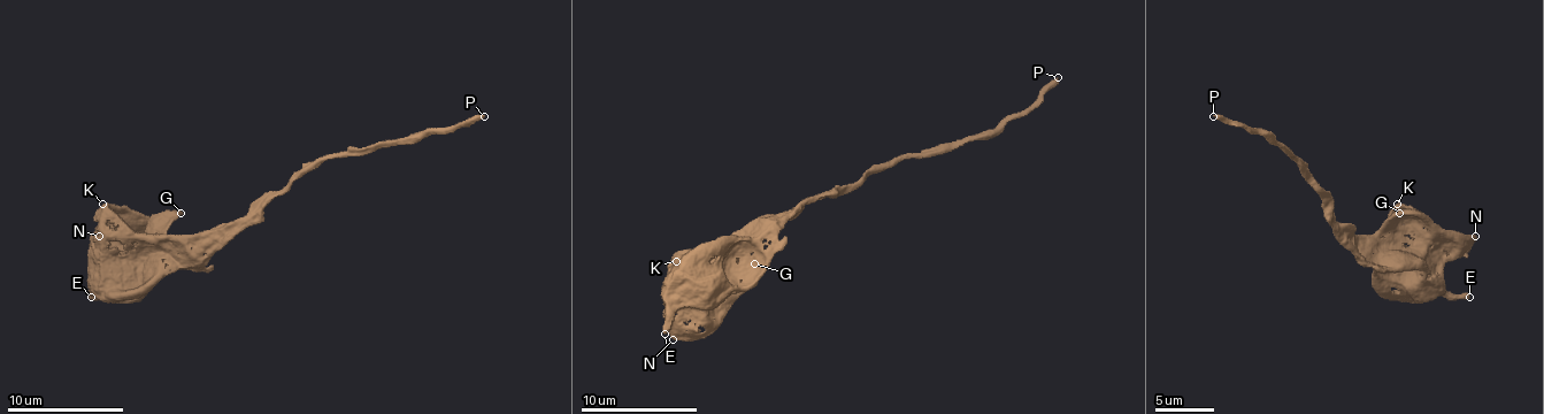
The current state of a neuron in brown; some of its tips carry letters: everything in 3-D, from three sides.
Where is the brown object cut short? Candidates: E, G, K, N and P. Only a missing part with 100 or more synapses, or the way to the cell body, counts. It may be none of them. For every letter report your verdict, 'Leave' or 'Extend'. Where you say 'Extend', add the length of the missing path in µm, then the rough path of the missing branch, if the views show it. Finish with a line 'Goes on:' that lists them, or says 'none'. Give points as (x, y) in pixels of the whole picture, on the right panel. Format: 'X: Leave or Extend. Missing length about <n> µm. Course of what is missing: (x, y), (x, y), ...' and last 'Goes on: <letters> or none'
E: Leave
G: Leave
K: Leave
N: Leave
P: Extend. Missing length about 110 µm
Goes on: P

